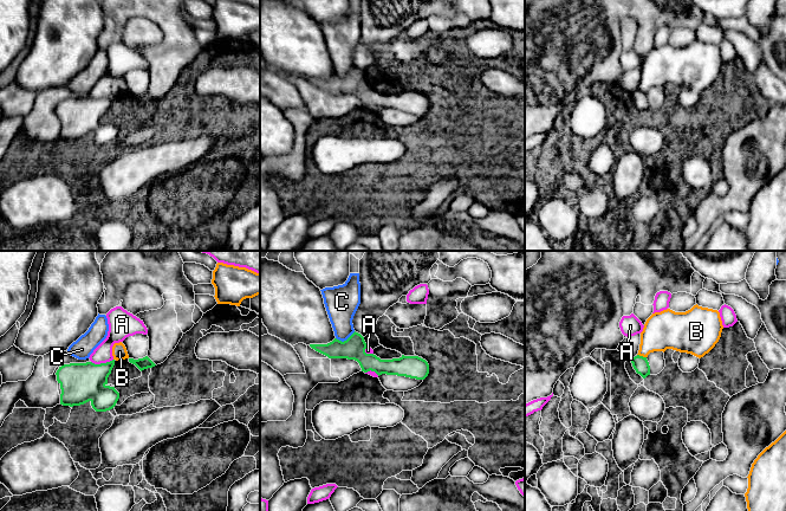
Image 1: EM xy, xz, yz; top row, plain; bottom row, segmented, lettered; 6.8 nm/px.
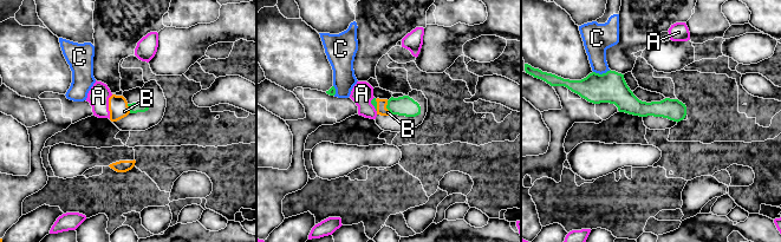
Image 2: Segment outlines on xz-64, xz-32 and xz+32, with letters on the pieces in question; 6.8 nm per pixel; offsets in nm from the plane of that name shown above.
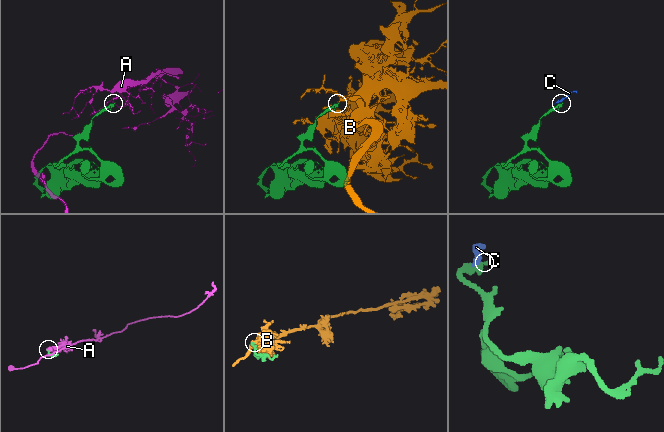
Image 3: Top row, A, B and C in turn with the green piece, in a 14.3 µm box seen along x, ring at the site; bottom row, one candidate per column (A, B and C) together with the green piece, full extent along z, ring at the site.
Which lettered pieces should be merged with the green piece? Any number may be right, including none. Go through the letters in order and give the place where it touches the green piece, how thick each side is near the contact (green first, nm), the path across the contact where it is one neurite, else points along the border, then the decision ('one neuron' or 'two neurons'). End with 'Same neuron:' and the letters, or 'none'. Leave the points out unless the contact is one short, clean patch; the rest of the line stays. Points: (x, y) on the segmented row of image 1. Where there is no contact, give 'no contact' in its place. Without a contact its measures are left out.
A: xy (102, 363) | 280/140 nm | along xy (112, 359), (99, 363), (91, 362) | two neurons
B: yz (642, 356) | 110/260 nm | along yz (637, 354), (645, 357) | two neurons
C: xz (346, 340) | 160/220 nm | along xz (355, 331), (343, 341), (336, 338) | two neurons
Same neuron: none

